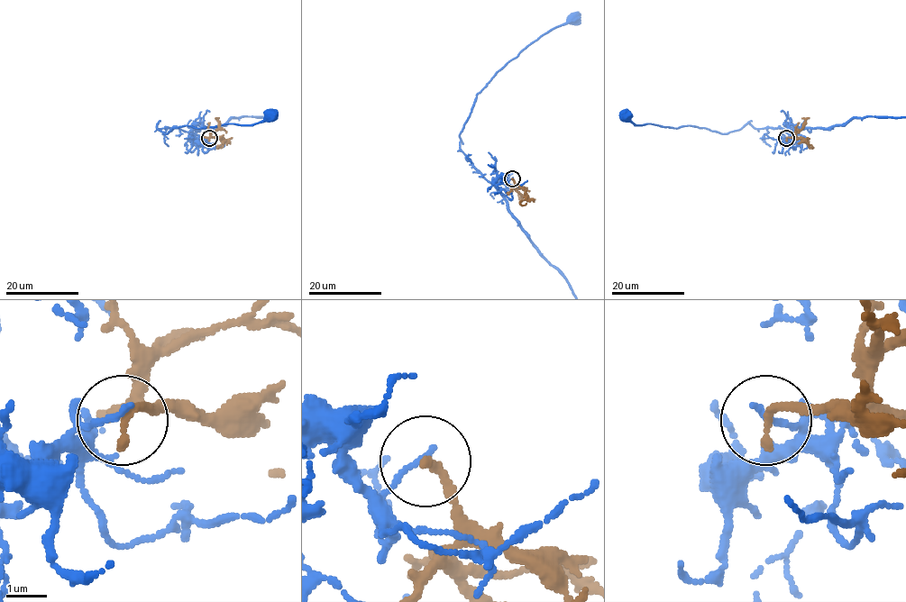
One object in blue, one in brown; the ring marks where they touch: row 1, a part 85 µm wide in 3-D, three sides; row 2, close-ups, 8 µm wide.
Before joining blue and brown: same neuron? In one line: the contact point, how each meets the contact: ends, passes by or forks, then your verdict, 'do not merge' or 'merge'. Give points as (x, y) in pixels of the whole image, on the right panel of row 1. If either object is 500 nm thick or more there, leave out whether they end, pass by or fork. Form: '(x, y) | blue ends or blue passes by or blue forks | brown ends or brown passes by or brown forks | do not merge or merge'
(786, 138) | blue ends | brown ends | do not merge

